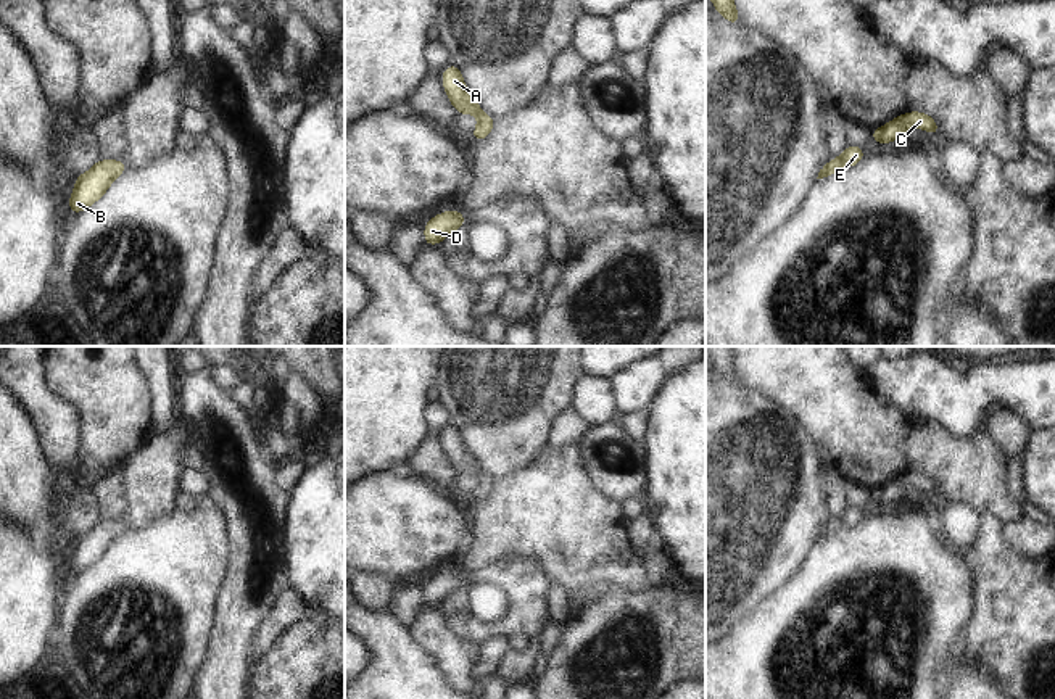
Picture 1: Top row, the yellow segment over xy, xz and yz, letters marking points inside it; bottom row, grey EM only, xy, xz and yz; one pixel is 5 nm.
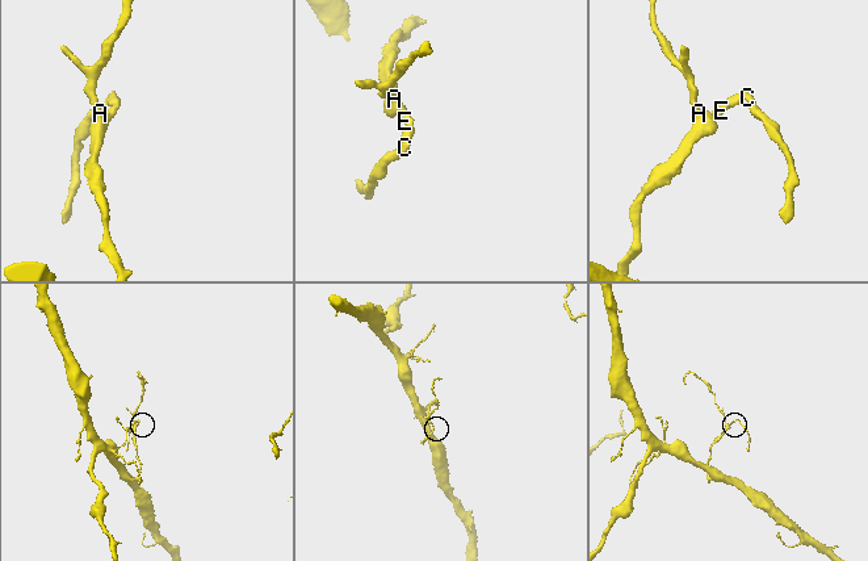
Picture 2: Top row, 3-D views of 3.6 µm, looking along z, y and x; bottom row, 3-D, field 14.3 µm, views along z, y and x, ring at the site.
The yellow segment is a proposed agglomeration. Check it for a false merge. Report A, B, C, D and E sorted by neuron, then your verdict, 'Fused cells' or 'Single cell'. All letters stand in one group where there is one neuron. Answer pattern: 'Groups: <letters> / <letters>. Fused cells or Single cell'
Groups: A B C D E. Single cell

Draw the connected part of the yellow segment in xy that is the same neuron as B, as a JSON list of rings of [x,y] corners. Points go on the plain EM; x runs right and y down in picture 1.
[[[98,520],[87,533],[76,536],[68,569],[79,575],[97,564],[111,544],[127,531],[122,520]]]

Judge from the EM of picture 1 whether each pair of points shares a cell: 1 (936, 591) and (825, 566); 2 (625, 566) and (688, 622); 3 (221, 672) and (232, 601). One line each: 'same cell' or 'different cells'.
1: same cell
2: different cells
3: same cell

